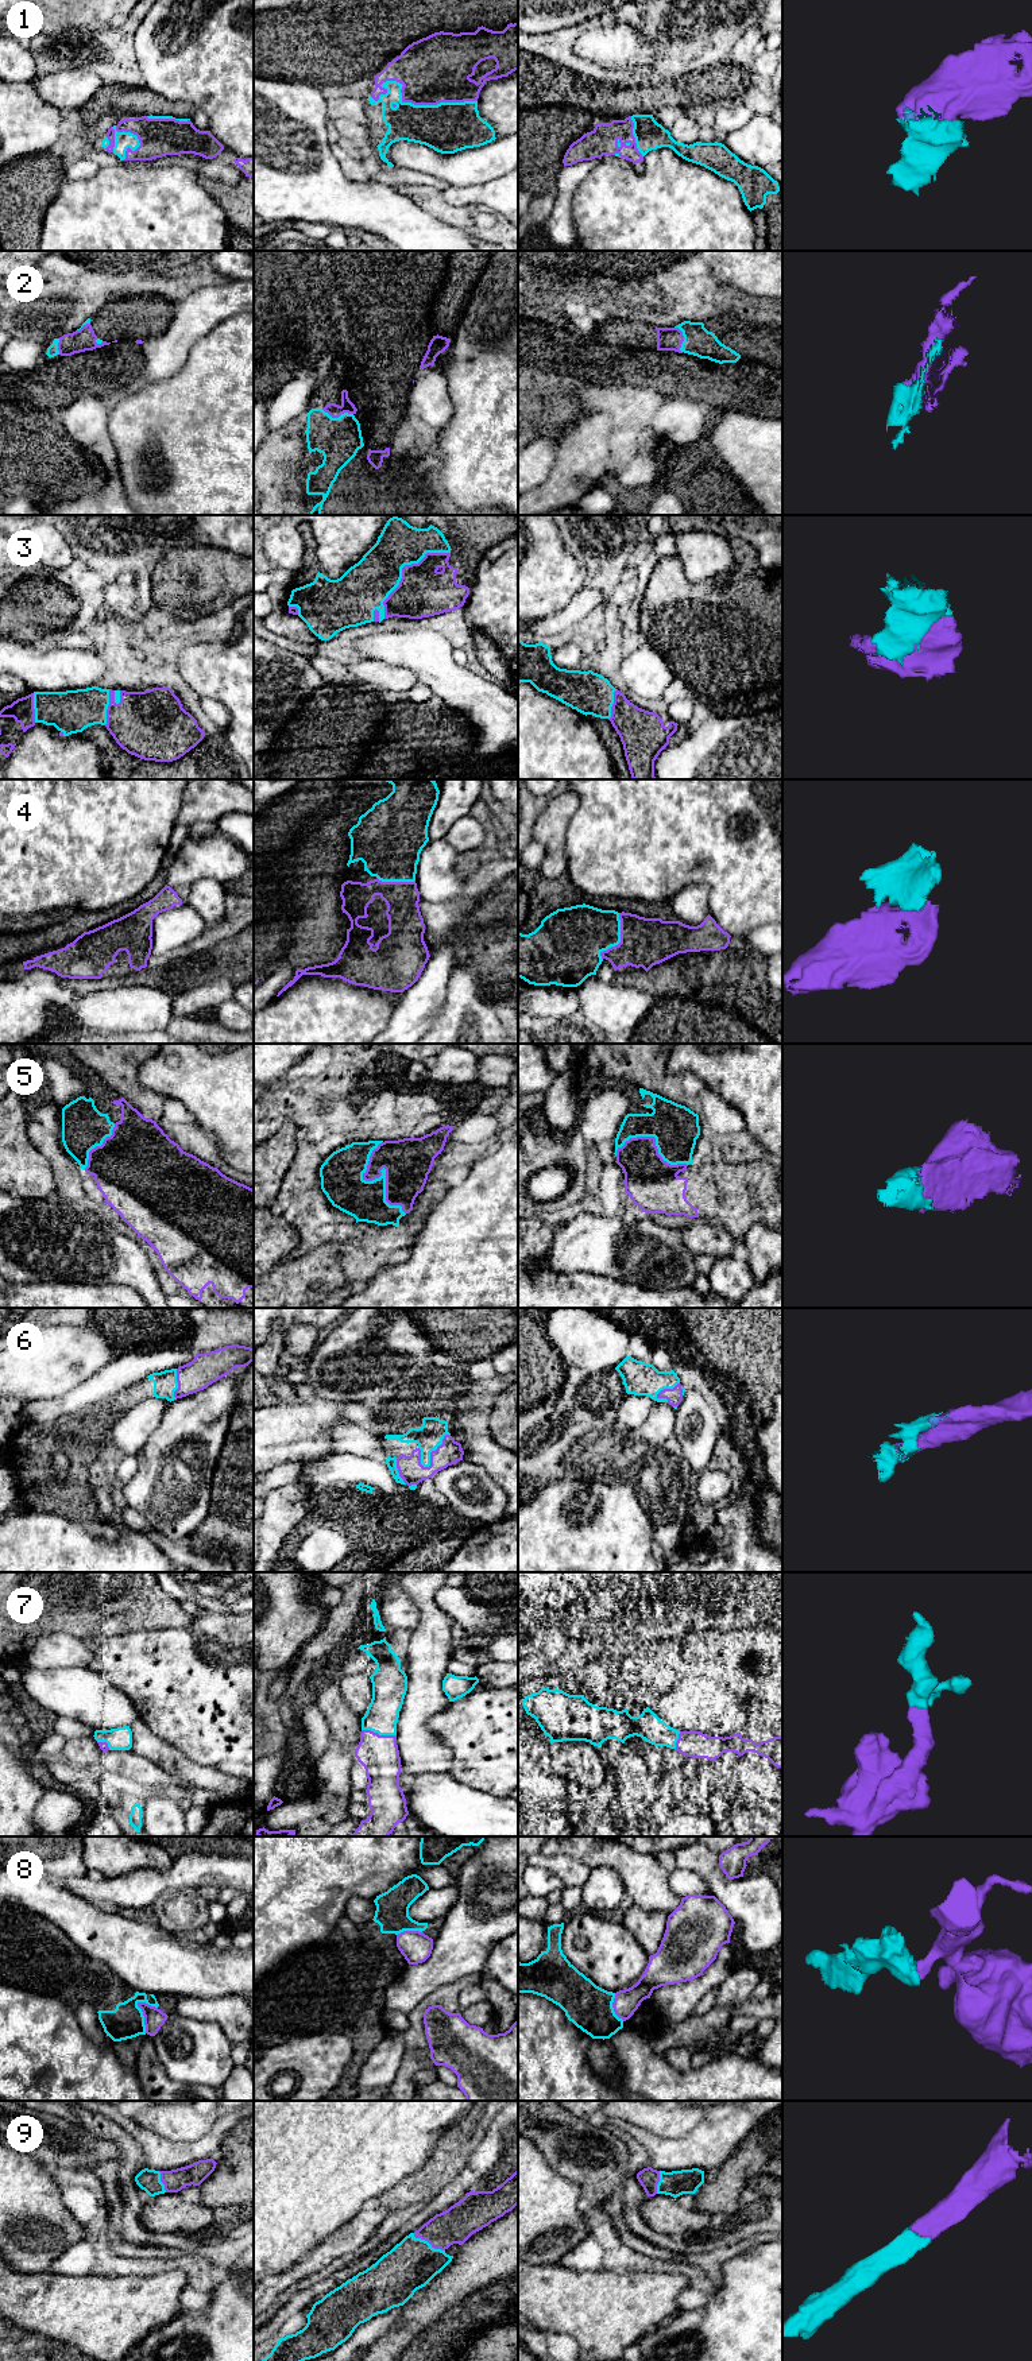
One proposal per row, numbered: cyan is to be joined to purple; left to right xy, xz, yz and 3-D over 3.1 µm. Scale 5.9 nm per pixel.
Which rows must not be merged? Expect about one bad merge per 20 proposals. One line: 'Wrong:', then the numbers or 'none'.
Wrong: 8

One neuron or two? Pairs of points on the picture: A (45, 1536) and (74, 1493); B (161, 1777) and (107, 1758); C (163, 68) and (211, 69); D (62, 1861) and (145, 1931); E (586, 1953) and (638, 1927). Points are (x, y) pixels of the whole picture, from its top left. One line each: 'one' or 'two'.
A: two
B: one
C: one
D: two
E: two

